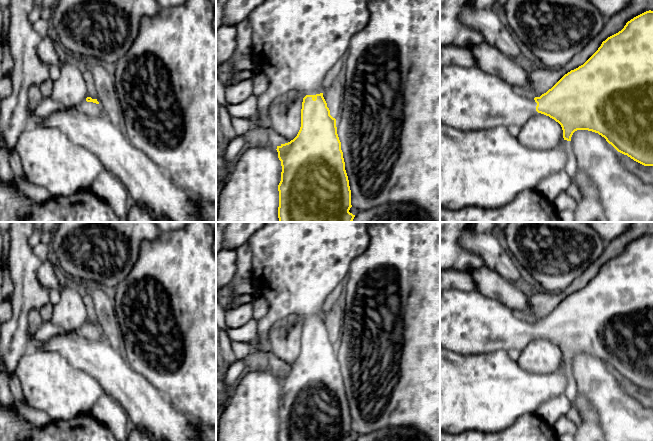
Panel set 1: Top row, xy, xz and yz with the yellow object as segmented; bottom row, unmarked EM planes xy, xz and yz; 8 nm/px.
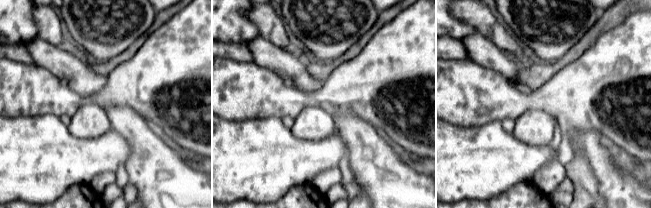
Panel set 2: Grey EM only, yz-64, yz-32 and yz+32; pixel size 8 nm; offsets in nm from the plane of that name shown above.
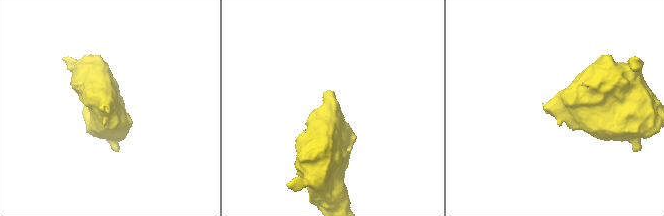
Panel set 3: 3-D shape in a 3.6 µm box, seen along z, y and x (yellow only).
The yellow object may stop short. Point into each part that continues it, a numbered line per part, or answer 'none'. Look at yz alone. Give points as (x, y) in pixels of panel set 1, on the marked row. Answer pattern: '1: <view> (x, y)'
1: yz (470, 99)

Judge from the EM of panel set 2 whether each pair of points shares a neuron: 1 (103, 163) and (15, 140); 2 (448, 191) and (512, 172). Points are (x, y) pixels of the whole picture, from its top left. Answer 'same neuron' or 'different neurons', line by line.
1: same neuron
2: same neuron

